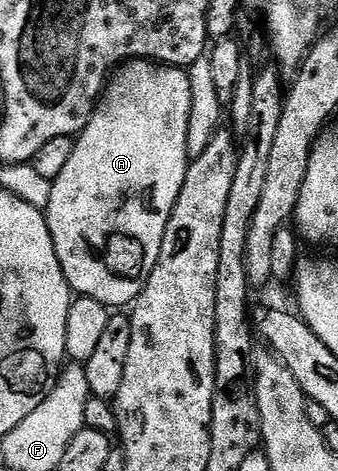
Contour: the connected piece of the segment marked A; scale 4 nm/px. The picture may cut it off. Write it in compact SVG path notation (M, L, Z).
M149 59L125 62L109 78L102 96L98 99L98 104L94 106L94 114L91 115L89 123L78 134L74 142L72 156L68 158L64 171L60 171L58 178L49 186L50 202L44 205L44 212L52 235L52 243L56 247L56 255L60 259L60 267L66 276L66 282L70 284L70 288L75 294L96 299L107 307L129 306L148 283L148 275L152 275L152 271L156 267L156 259L160 255L160 243L164 243L164 231L168 227L172 207L176 207L176 199L180 195L184 172L184 160L182 161L182 157L184 158L184 113L183 110L182 113L178 110L178 73L180 73L180 69L177 65L163 65Z

